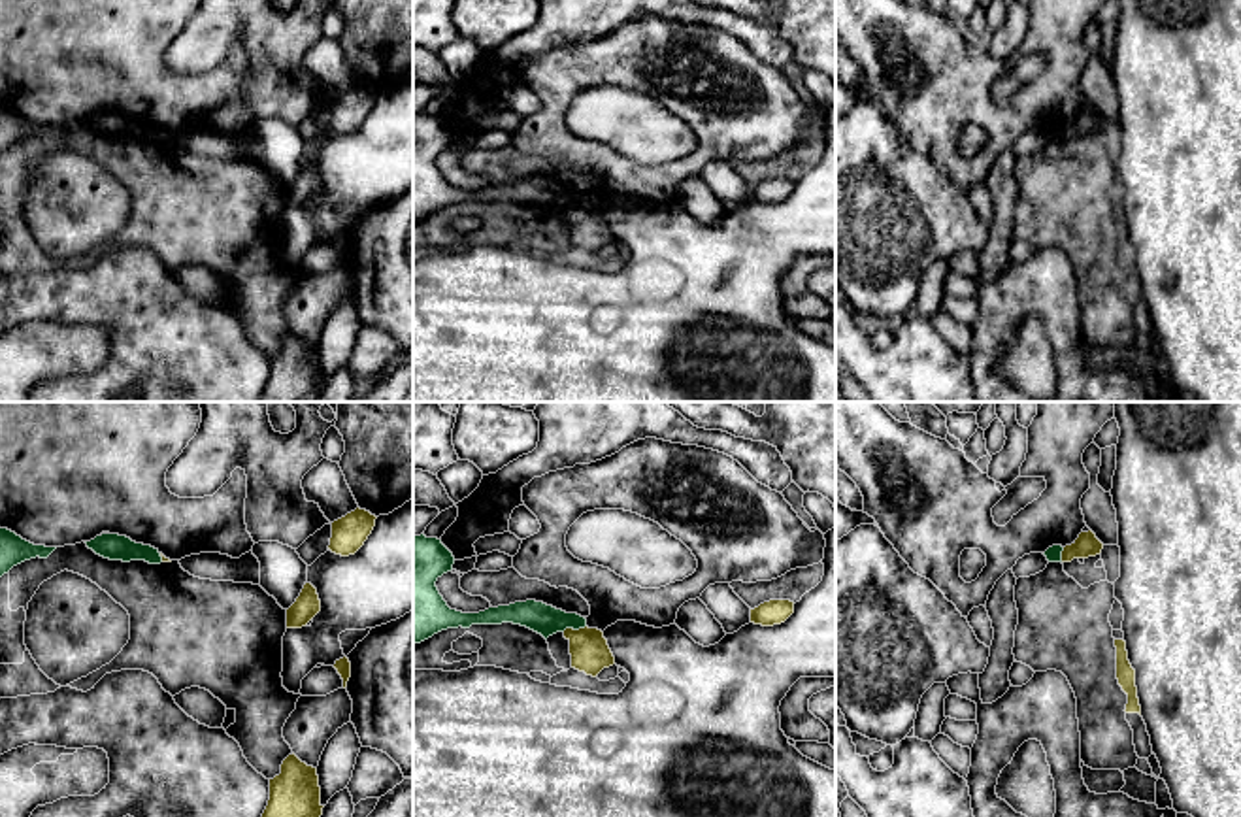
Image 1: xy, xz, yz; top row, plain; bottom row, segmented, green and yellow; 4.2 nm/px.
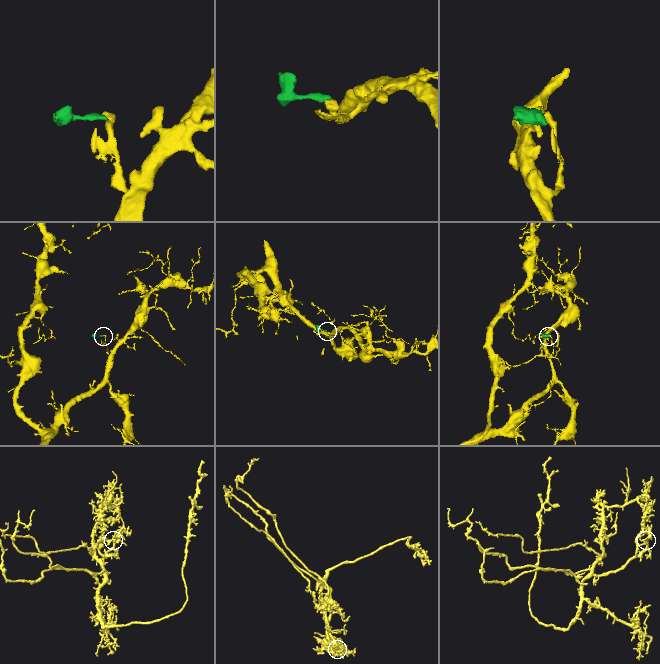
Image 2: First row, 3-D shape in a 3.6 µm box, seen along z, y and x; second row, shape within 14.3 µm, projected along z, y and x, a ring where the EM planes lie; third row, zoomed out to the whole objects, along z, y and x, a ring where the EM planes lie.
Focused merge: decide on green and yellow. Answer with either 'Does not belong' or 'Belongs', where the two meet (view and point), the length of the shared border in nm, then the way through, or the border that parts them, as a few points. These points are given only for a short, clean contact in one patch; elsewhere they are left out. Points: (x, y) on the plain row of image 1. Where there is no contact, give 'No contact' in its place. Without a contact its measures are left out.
Does not belong. Touches green at xz (574, 206). Shared border 110 nm. Boundary: xz (585, 202), (562, 208)

